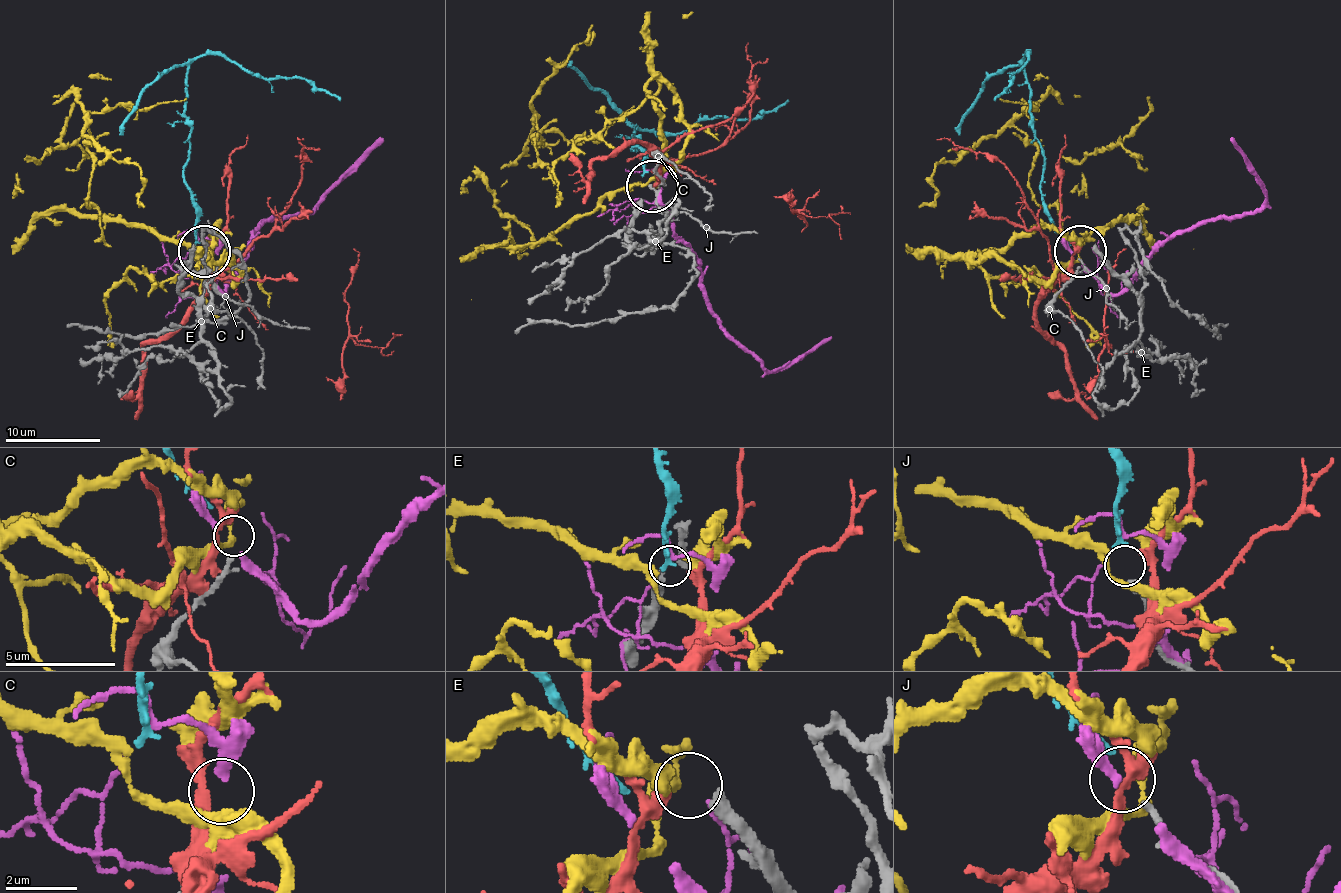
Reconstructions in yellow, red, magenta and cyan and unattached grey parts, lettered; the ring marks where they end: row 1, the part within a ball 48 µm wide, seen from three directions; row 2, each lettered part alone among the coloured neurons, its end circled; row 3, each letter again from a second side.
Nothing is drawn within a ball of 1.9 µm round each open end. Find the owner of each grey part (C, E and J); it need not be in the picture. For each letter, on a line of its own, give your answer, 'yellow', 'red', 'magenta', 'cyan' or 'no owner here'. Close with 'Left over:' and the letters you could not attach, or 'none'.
C: no owner here
E: yellow
J: cyan
Left over: C

